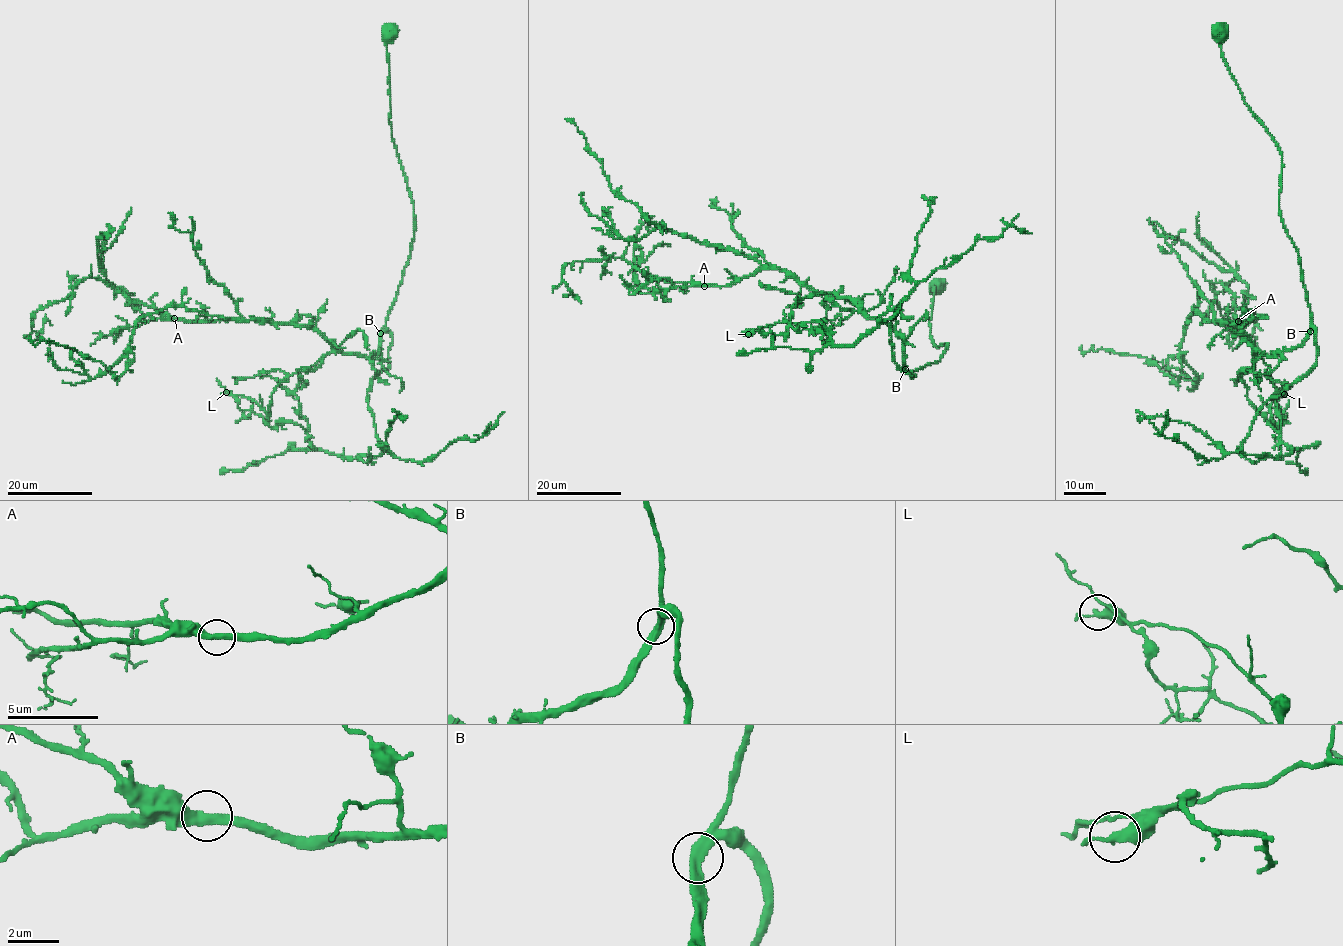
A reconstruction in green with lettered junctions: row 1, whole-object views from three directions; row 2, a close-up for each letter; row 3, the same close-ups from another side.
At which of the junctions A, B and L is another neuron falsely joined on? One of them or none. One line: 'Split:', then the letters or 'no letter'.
Split: no letter

